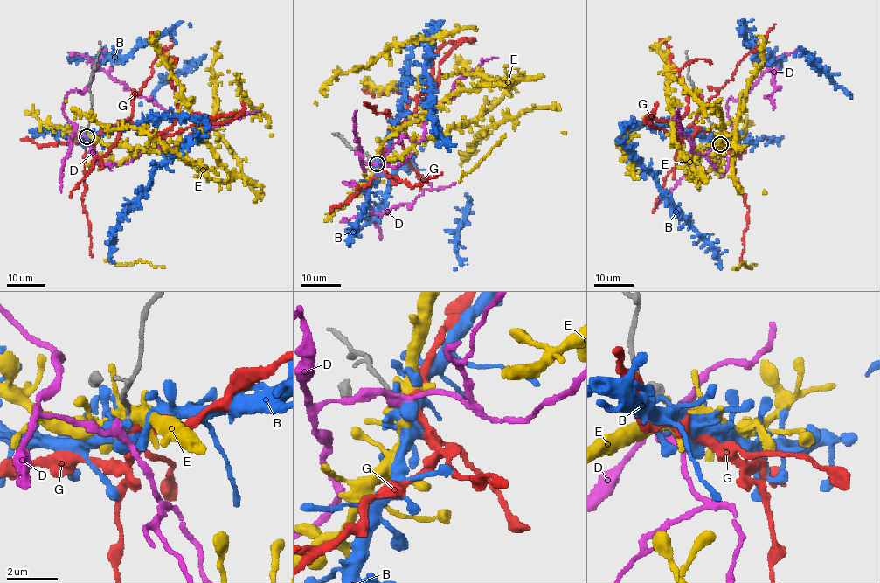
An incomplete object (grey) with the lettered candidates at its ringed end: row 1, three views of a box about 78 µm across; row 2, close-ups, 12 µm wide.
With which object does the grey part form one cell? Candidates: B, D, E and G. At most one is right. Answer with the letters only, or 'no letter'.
no letter

